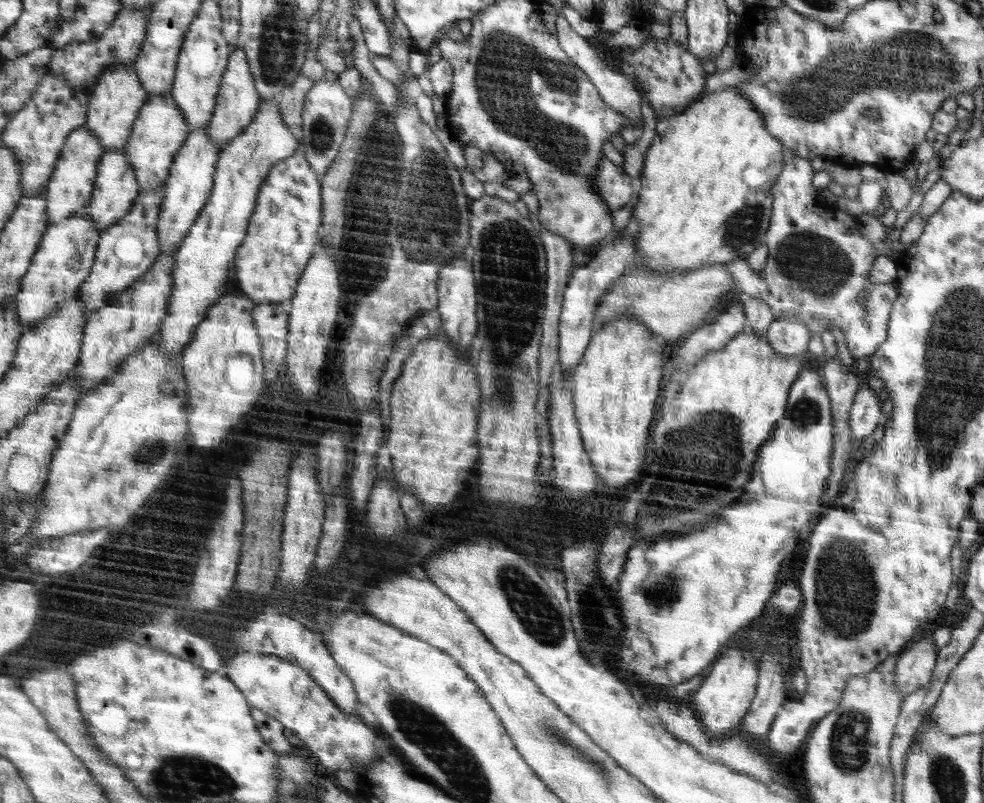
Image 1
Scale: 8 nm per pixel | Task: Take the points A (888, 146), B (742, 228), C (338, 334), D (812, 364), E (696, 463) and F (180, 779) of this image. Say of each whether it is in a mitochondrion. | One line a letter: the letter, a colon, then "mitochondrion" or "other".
A: other
B: mitochondrion
C: other
D: other
E: mitochondrion
F: mitochondrion

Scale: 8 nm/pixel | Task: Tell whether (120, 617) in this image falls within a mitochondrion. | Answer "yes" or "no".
yes

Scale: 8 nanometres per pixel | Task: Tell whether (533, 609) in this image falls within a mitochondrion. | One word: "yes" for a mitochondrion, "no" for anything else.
yes

